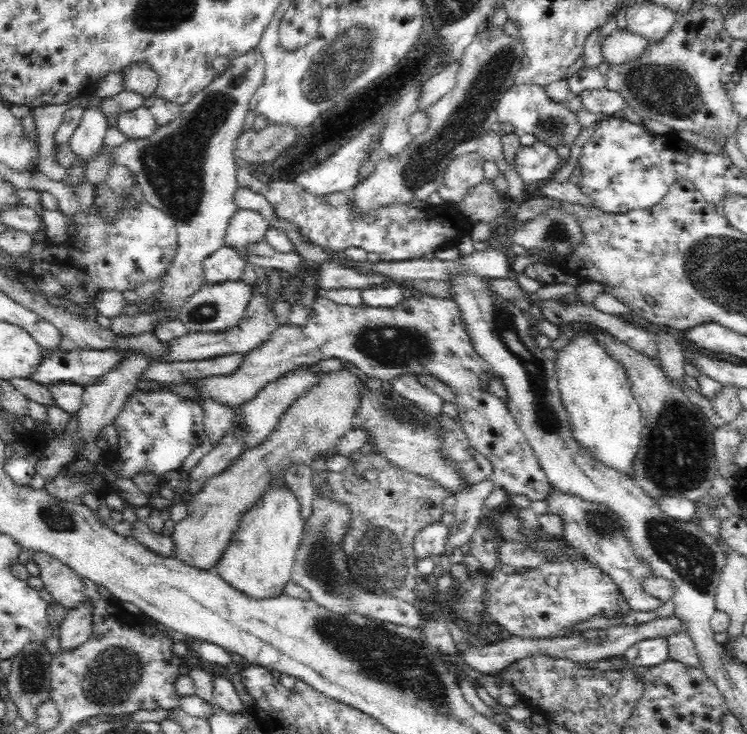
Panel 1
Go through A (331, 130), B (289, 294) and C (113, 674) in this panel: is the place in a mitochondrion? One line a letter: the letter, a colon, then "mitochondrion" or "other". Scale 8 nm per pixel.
A: other
B: mitochondrion
C: mitochondrion

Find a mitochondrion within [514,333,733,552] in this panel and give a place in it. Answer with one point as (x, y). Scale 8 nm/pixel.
(677, 454)

